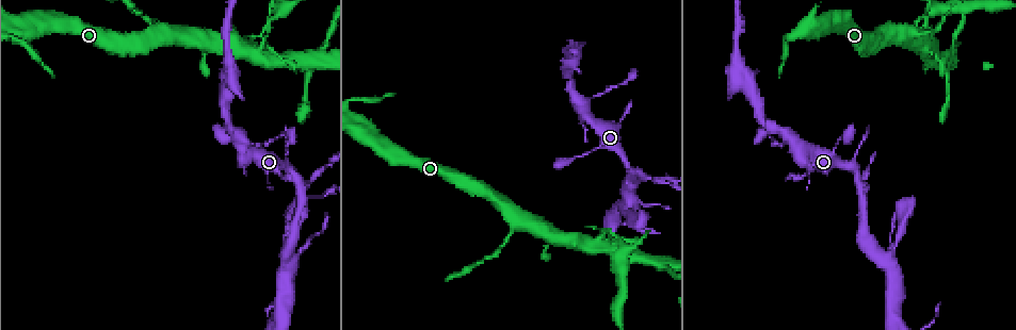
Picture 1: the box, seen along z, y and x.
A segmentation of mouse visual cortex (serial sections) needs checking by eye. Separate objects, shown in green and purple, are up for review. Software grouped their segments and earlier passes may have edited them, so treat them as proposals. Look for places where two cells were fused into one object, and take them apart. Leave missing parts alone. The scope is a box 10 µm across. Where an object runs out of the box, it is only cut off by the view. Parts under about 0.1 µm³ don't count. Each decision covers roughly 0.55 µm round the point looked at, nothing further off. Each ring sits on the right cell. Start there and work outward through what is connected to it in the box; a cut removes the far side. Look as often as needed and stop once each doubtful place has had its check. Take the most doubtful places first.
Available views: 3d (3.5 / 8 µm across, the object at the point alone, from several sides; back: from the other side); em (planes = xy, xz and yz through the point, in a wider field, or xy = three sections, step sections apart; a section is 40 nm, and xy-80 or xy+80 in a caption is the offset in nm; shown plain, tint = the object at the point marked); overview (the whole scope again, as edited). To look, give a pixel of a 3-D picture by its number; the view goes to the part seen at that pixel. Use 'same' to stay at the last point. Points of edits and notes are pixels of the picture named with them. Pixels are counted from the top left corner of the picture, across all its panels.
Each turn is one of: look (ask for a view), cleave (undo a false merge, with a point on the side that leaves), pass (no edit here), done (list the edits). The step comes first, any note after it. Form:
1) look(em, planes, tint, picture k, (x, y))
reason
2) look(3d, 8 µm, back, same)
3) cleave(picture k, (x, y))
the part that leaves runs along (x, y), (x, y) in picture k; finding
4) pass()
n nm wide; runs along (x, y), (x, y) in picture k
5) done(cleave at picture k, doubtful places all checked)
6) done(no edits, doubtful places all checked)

look(3d, 3.5 µm, back, picture 1, (639, 177))
looks like a crossing

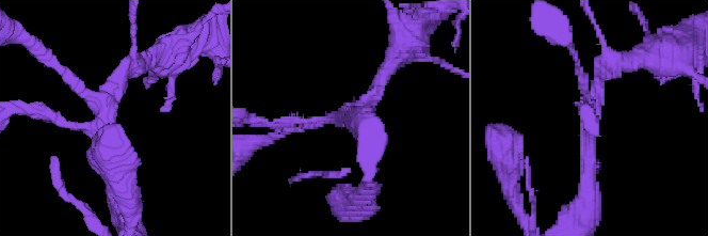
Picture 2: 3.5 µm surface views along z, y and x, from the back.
look(em, xy, step 5, tint, picture 2, (594, 99))
4 arms; arms of 100, 150, 200, 250 nm; need the tissue

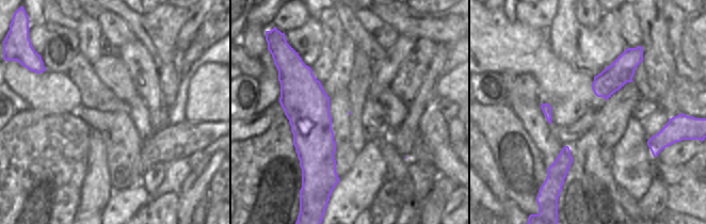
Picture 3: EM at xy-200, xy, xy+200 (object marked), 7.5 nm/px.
pass()
runs along (630, 60), (597, 82), (586, 171) in picture 2; continuous, no second cell

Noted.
look(3d, 3.5 µm, picture 1, (592, 245))
thin arm on a thick one

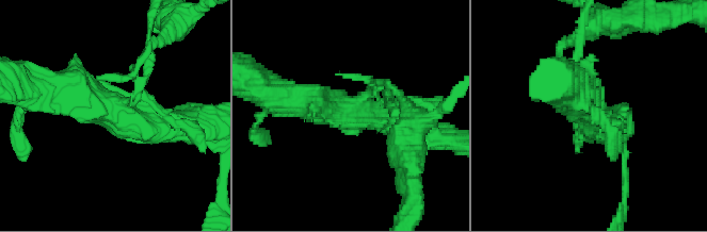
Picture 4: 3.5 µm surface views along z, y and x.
look(em, planes, tint, picture 4, (353, 109))

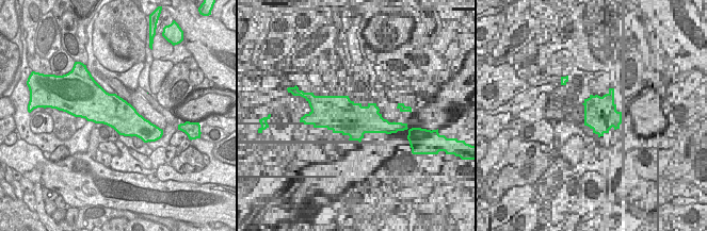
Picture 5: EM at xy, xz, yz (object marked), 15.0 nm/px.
look(em, xy, step 1, tint, same)
cut it another way

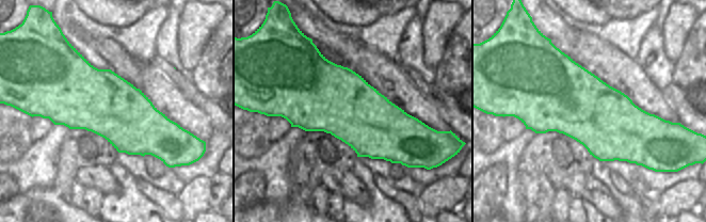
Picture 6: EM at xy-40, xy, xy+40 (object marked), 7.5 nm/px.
pass()
runs along (47, 90), (171, 130) in picture 4; one cell here

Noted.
look(3d, 3.5 µm, picture 1, (923, 16))

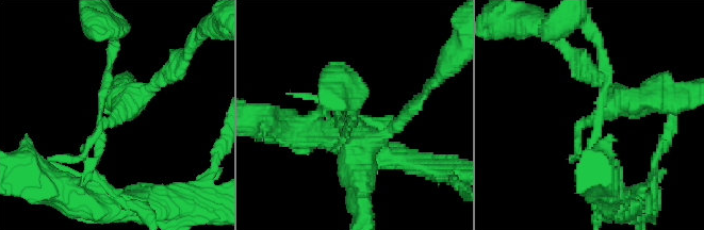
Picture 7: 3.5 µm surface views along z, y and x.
cleave(picture 7, (125, 116))
arms of 100, 250, 400 nm; a second cell is stuck on

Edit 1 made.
look(overview)
see it whole again

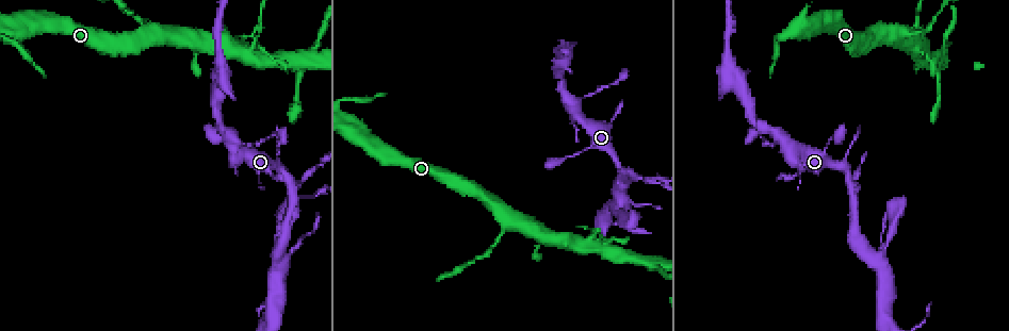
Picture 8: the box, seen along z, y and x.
look(3d, 8 µm, picture 8, (215, 76))
thin neck

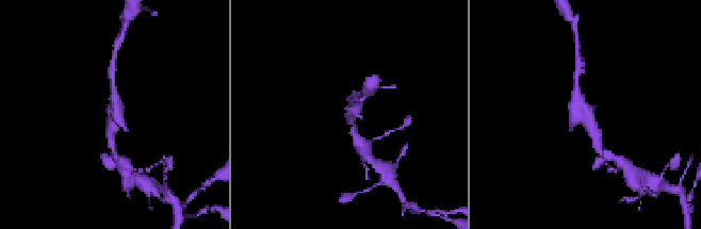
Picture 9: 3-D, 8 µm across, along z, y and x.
look(3d, 3.5 µm, same)
closer look

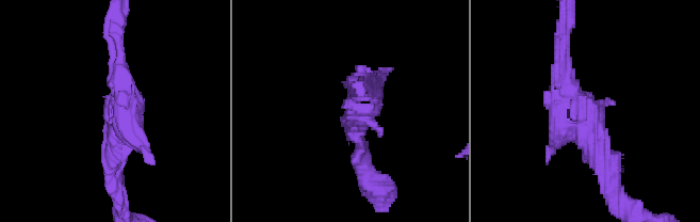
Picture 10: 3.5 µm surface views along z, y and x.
look(em, xy, step 2, tint, picture 10, (115, 113))

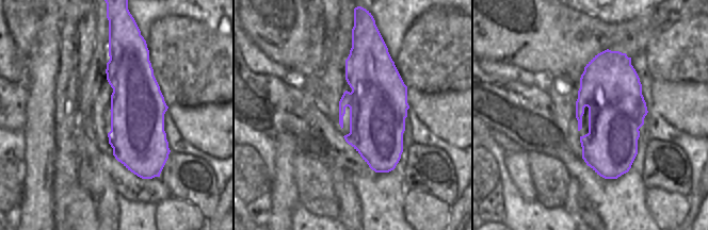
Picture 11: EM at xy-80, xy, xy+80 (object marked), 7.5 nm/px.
pass()
runs along (609, 173), (563, 58) in picture 10; one cell here

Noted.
done(cleave at picture 7, doubtful places all checked)

